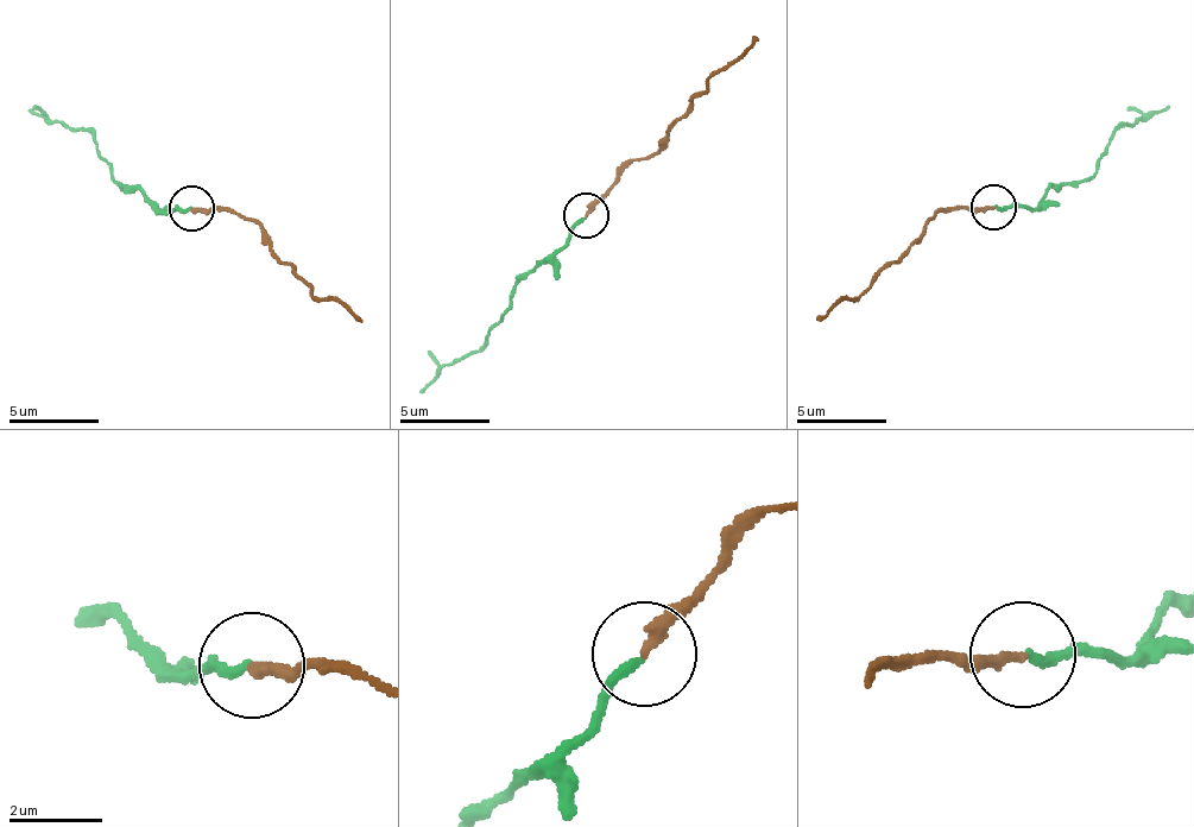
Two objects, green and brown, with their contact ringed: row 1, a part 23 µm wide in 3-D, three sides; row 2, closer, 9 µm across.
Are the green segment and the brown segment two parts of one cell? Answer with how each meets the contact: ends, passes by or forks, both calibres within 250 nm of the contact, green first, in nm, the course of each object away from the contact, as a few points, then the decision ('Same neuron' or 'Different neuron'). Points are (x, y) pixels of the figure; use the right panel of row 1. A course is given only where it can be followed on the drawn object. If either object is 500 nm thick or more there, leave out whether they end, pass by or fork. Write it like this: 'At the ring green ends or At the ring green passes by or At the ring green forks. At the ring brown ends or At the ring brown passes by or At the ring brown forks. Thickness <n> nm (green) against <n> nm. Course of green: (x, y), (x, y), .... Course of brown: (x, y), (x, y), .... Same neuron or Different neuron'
At the ring green ends. At the ring brown ends. Thickness 200 nm (green) against 240 nm. Course of green: (997, 206), (1031, 209), (1052, 187), (1085, 180), (1125, 126), (1168, 108). Course of brown: (992, 206), (953, 206), (933, 215), (922, 237), (852, 300), (841, 301), (821, 320). Same neuron

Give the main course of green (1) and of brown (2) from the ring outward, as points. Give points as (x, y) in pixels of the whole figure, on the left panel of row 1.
1: (190, 208), (163, 213), (137, 189), (122, 184), (86, 132), (26, 111)
2: (190, 207), (222, 206), (247, 216), (260, 238), (321, 300), (342, 302), (364, 321)

